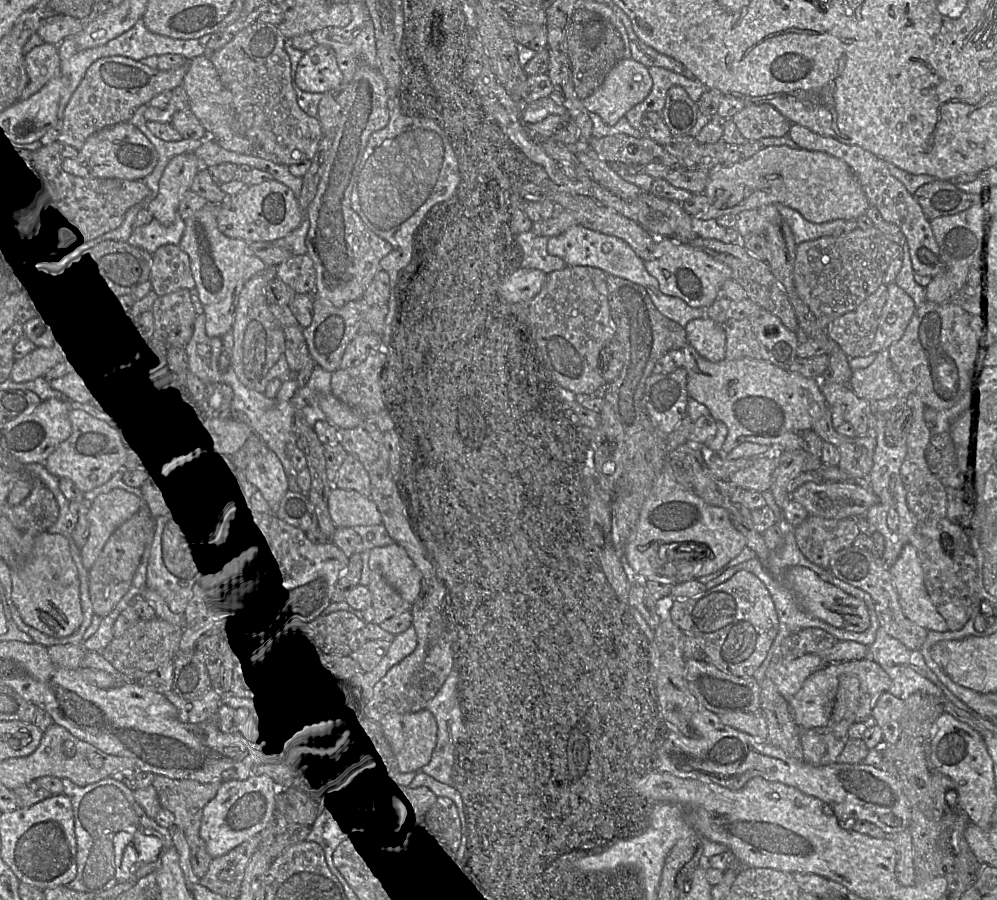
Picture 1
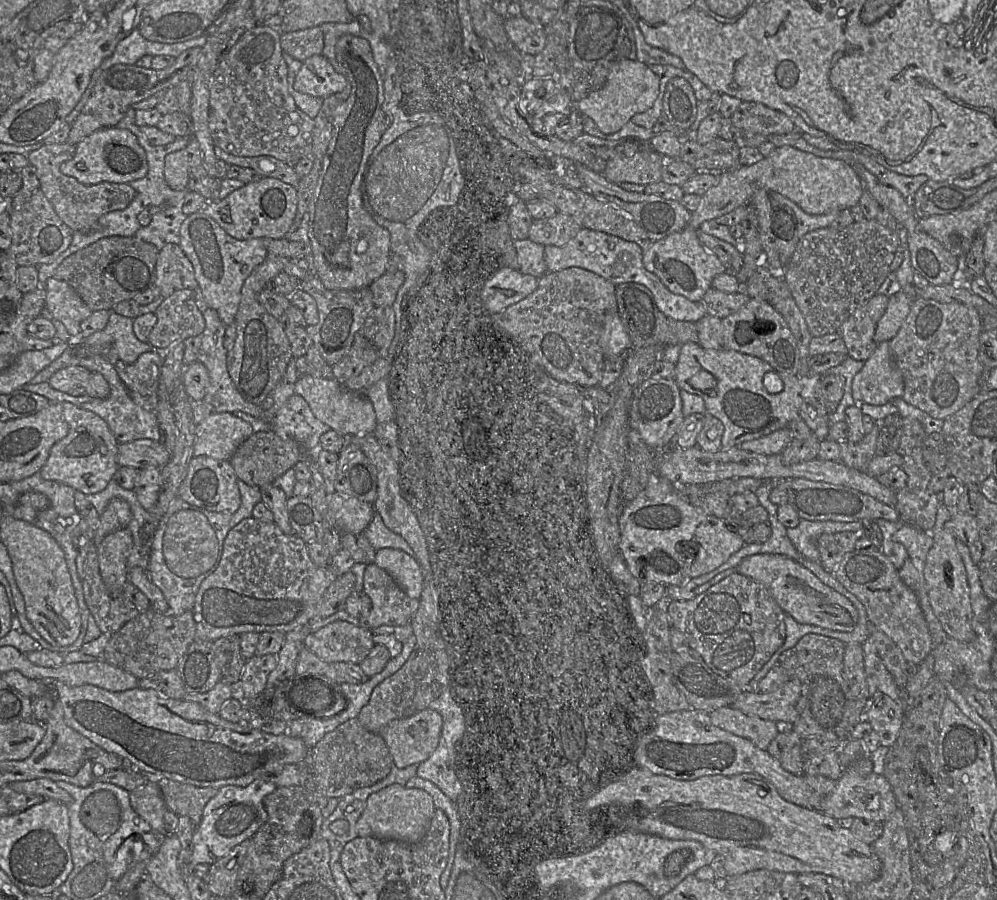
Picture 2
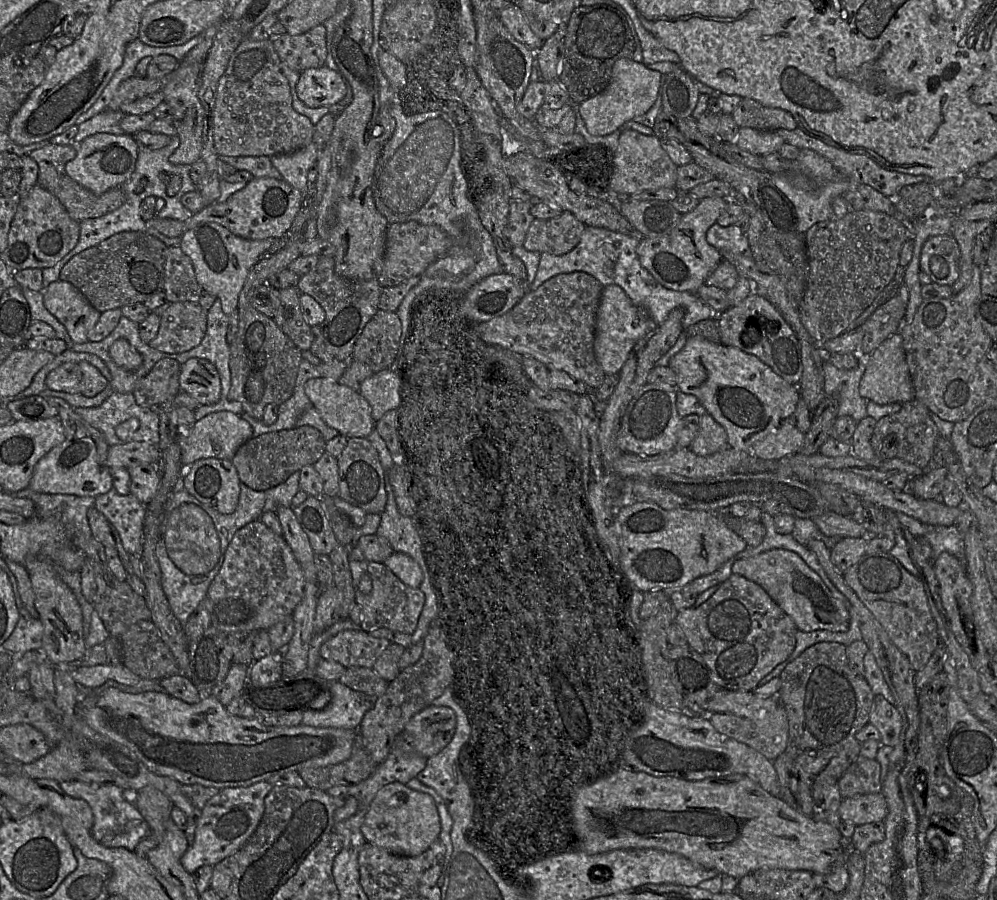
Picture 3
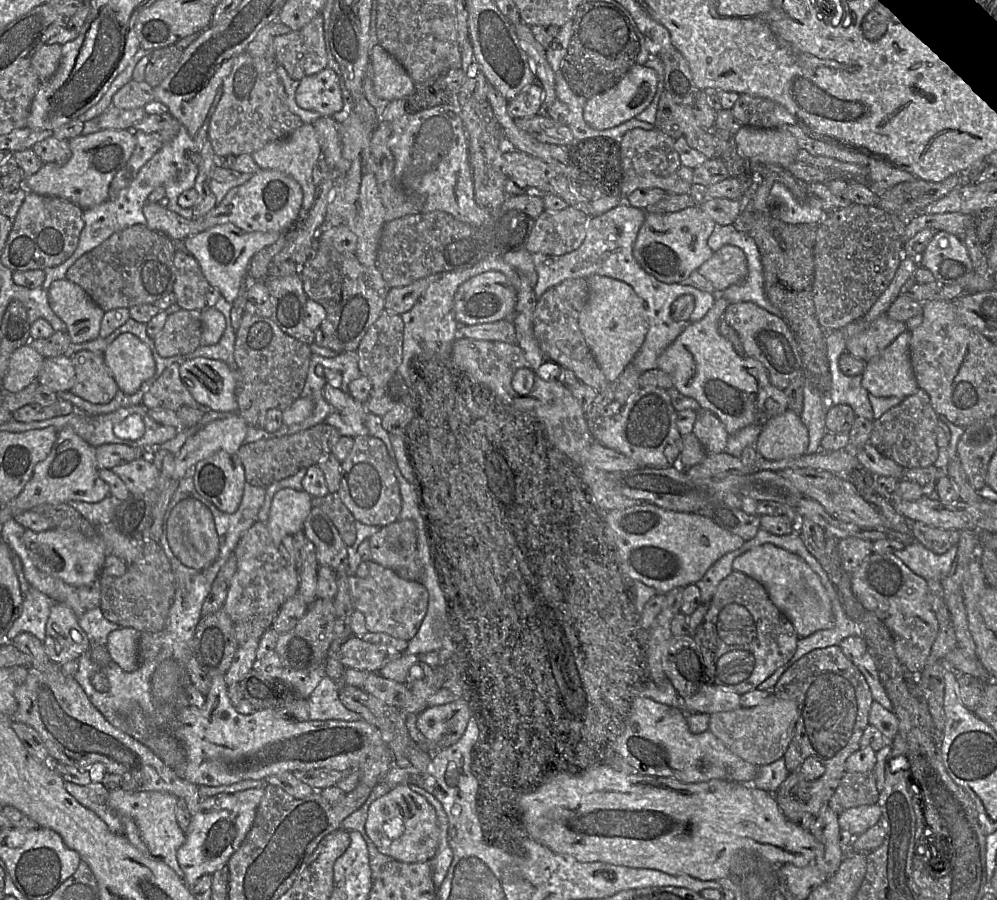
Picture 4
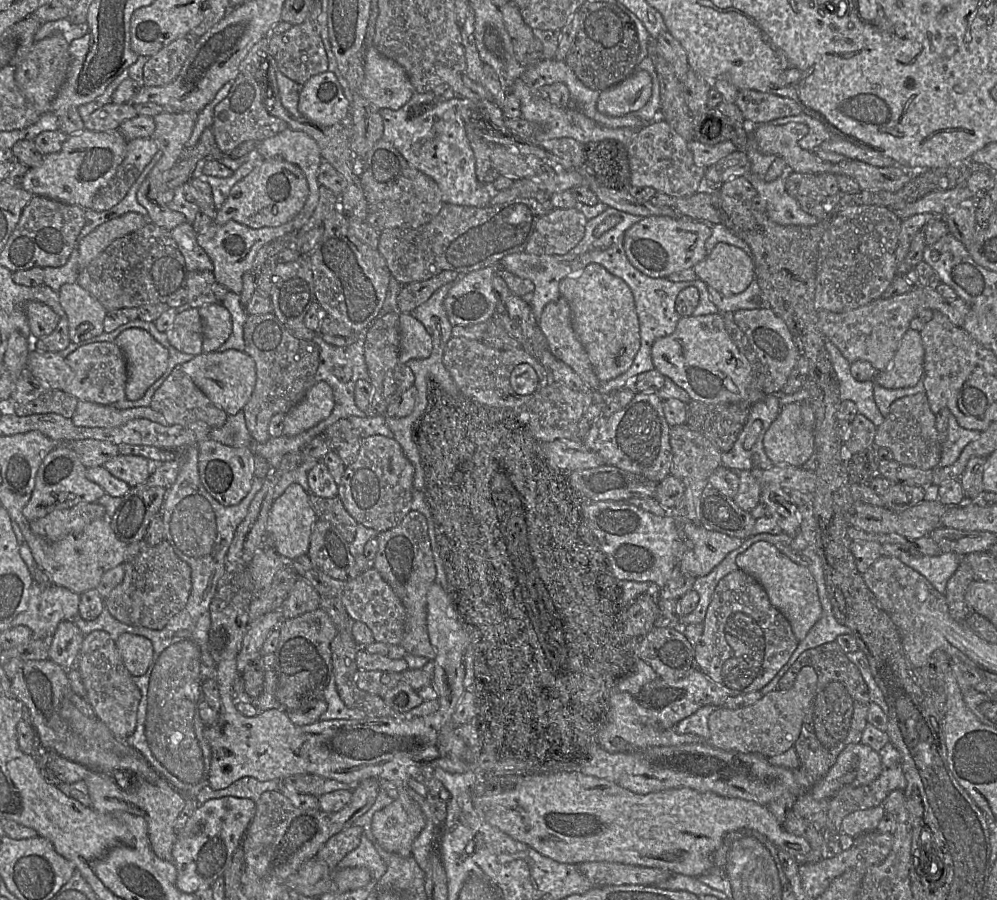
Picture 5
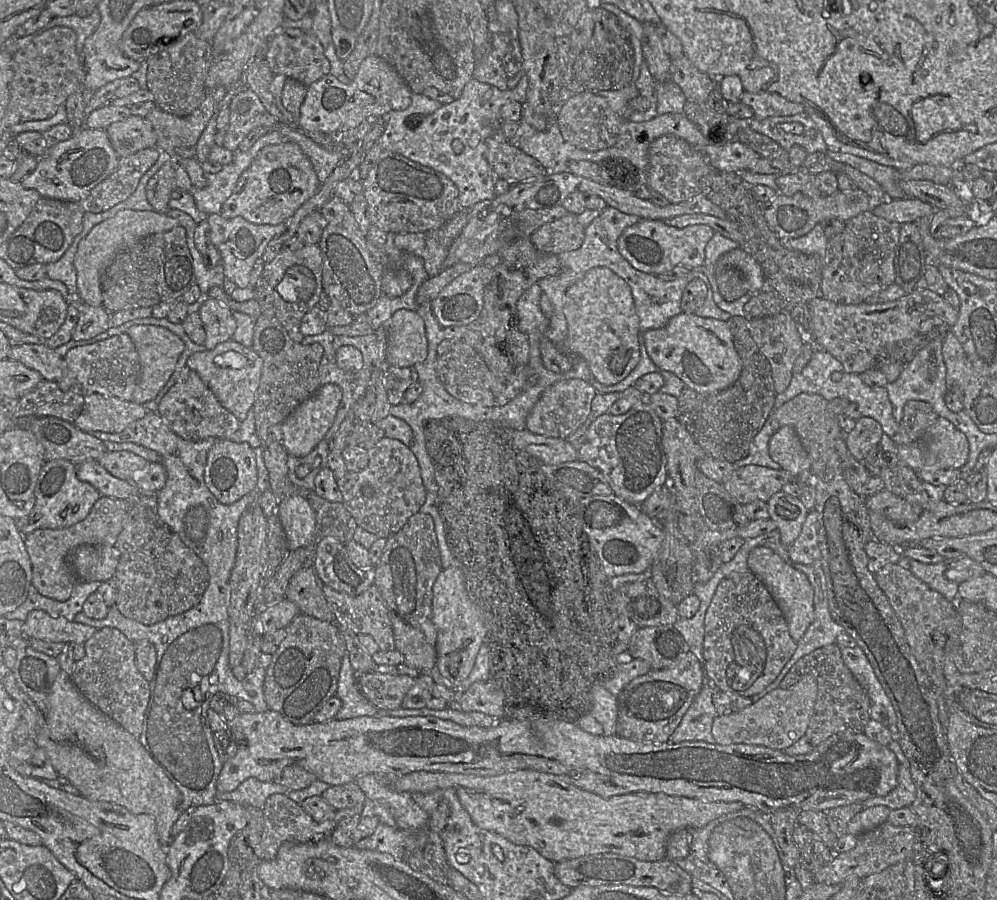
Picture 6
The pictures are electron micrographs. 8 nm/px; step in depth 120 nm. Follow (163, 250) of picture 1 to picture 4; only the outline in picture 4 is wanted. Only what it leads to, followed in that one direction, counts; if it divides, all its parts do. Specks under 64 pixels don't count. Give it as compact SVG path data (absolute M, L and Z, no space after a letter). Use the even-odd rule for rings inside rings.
M177 249L174 254L175 283L173 294L176 304L186 310L207 308L206 294L210 284L203 275L196 259L186 250Z

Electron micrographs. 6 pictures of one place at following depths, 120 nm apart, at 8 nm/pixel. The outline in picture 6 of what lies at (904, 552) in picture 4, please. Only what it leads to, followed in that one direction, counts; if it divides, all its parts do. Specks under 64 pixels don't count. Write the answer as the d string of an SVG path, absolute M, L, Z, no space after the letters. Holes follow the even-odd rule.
M915 560L909 561L909 569L916 577L943 595L951 603L956 603L959 601L959 584L946 578L945 572L948 567L948 561L936 564L925 564Z

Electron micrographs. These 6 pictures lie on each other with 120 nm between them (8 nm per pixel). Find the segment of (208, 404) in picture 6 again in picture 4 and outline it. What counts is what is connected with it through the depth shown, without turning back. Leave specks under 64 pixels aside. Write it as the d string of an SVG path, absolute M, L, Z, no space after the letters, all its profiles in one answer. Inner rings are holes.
M173 363L163 371L143 396L144 407L178 410L183 406L189 406L211 410L198 403L187 389L181 378L180 368L181 364Z

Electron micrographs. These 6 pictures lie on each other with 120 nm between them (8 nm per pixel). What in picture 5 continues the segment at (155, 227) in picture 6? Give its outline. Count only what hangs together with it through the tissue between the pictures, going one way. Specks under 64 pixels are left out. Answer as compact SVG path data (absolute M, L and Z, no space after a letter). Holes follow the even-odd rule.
M128 212L99 225L80 242L79 271L88 266L114 240L143 228L149 222L148 212L147 216Z

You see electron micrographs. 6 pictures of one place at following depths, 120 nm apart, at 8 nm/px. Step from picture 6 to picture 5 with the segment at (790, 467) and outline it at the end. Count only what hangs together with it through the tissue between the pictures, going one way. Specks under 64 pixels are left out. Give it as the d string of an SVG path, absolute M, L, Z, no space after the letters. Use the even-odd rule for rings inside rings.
M800 402L781 407L779 415L764 434L763 446L774 465L802 467L815 451L814 430L807 428L802 420Z

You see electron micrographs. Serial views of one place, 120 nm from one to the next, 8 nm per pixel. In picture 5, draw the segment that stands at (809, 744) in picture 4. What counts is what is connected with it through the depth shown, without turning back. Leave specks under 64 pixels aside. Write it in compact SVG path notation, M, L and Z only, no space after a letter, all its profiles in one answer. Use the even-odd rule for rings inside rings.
M837 642L826 643L803 652L779 680L776 690L789 690L804 667L812 667L818 681L800 735L793 746L800 760L799 767L794 770L795 777L803 792L796 797L792 810L799 817L811 822L818 830L825 831L830 799L815 800L808 791L826 775L841 751L848 745L861 744L862 733L868 724L867 715L871 700L858 668L848 659Z

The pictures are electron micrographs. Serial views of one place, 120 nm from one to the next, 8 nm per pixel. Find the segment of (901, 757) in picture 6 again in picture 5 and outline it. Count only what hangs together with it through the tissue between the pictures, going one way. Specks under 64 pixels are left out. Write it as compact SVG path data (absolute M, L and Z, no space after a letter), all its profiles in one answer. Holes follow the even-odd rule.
M891 742L880 751L882 761L881 774L869 785L877 806L894 790L904 791L907 781L901 766L901 756Z

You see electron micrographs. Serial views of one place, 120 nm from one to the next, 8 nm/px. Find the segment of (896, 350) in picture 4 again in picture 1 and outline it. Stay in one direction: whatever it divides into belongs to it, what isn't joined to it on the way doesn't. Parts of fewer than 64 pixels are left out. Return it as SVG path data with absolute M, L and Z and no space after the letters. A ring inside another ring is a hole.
M889 351L878 352L868 367L853 370L846 385L858 398L867 401L883 400L895 395L900 379L892 368Z

